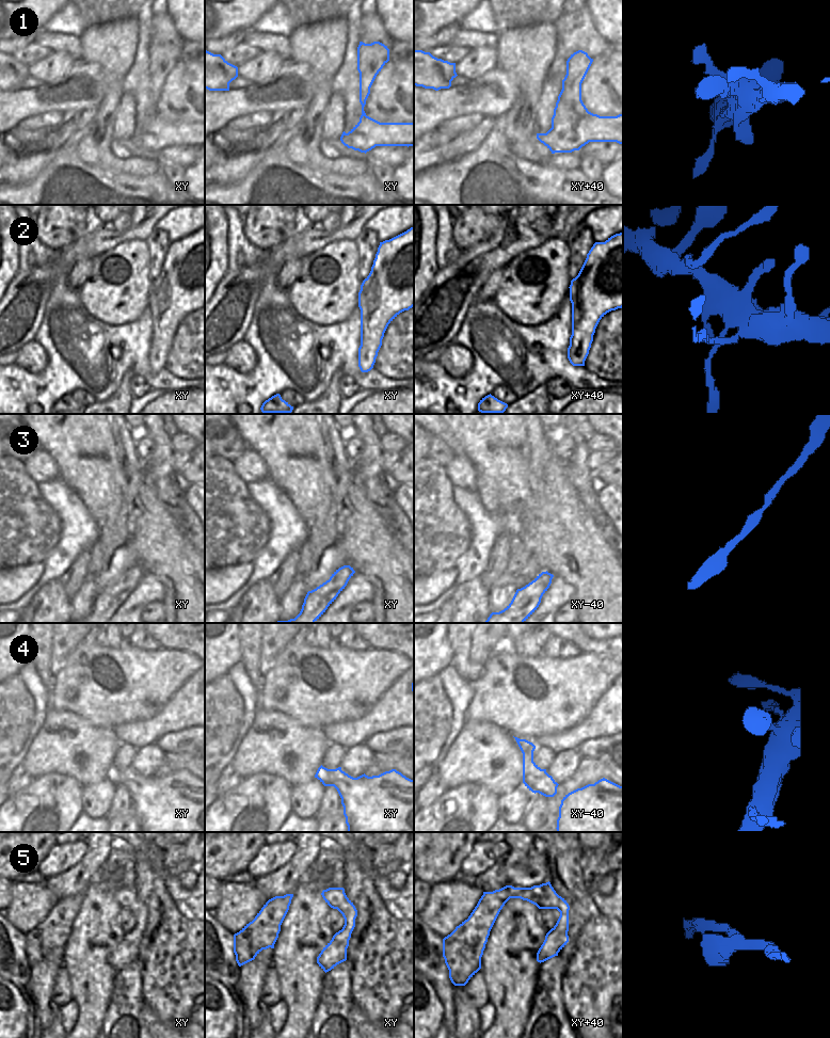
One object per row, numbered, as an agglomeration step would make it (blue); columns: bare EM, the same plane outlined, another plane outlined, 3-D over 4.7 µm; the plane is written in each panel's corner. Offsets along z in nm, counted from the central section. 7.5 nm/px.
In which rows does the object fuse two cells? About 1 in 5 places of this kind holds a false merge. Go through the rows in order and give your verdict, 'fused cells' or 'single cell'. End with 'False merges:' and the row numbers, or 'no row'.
1: single cell
2: single cell
3: single cell
4: single cell
5: single cell
False merges: no row

